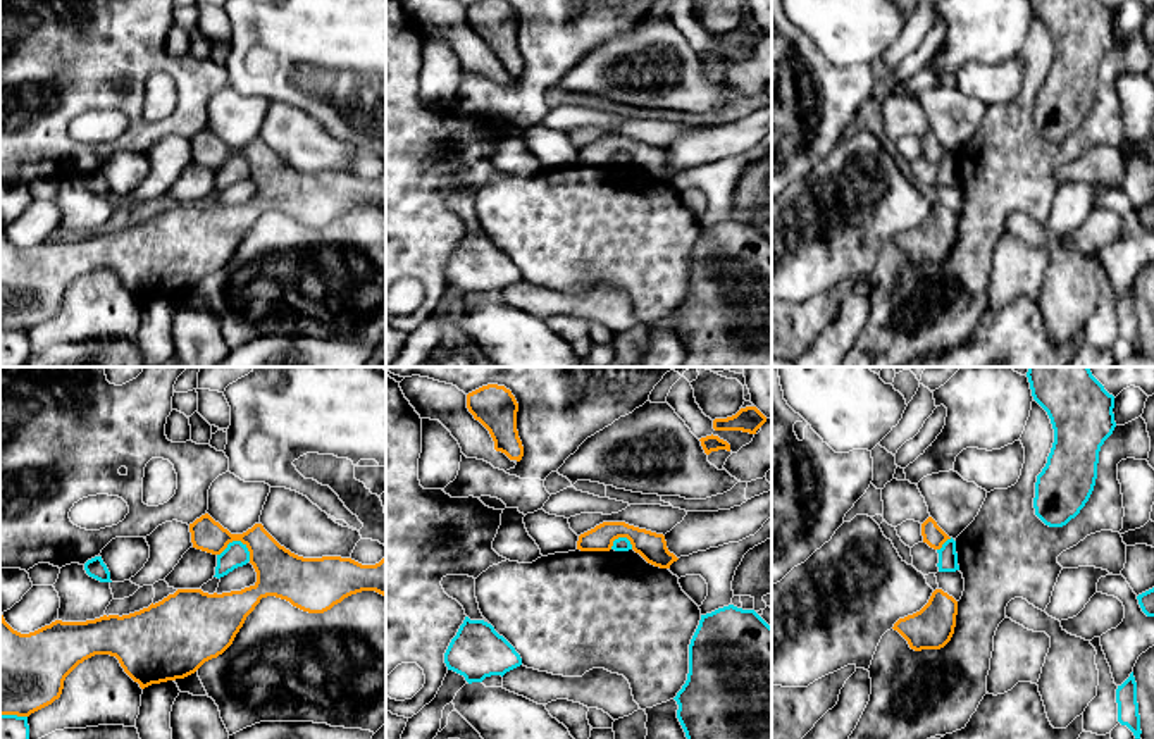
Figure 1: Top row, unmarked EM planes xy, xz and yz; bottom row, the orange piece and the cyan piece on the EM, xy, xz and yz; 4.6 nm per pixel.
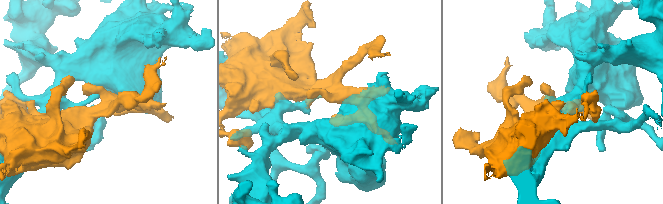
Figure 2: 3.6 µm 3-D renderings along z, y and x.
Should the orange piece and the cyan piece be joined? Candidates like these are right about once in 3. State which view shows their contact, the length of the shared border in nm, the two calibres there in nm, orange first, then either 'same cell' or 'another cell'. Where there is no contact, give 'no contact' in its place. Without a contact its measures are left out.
meets orange in xy; contact 160 nm long; 220 nm thick on the orange side, 120 nm on the other; another cell

